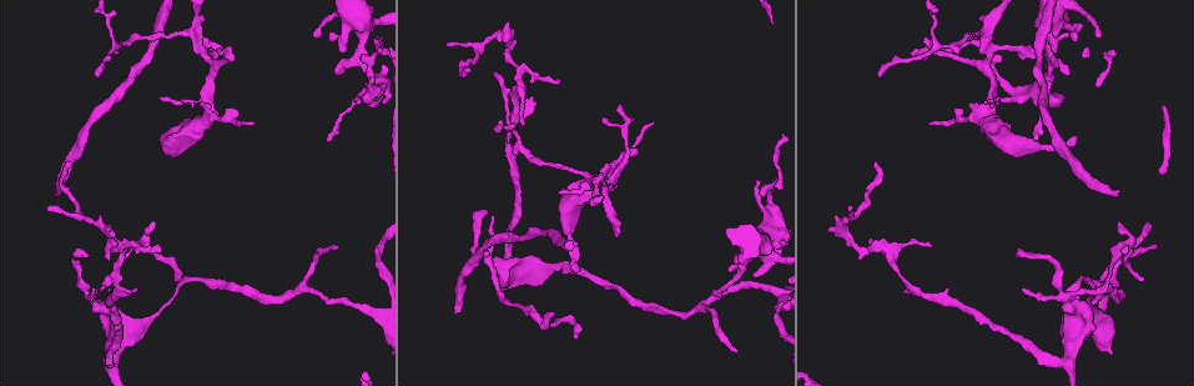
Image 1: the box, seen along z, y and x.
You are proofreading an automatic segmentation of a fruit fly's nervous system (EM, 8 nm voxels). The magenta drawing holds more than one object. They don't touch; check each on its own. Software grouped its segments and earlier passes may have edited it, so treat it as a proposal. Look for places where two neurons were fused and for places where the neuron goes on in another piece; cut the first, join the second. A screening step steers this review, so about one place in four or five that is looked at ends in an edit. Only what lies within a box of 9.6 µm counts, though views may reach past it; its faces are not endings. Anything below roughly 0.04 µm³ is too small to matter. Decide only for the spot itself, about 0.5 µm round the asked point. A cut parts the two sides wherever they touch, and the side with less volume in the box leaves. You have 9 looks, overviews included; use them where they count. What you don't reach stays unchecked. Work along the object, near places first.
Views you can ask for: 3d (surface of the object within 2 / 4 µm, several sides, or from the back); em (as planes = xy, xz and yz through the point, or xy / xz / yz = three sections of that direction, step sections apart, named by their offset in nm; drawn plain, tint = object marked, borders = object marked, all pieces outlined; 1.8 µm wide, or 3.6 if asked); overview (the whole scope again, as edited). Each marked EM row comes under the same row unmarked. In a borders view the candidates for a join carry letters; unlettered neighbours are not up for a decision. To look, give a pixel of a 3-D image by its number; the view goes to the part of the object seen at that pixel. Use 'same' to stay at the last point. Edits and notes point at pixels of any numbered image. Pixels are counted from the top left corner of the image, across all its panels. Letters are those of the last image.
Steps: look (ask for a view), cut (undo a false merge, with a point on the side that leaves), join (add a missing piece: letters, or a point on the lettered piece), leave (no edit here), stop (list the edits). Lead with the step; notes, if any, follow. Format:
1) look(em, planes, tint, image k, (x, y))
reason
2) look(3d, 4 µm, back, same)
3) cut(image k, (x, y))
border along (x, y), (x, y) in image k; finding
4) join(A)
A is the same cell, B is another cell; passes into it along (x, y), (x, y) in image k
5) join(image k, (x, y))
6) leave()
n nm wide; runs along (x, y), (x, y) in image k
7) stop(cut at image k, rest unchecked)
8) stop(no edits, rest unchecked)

look(em, planes, borders, image 1, (711, 291))

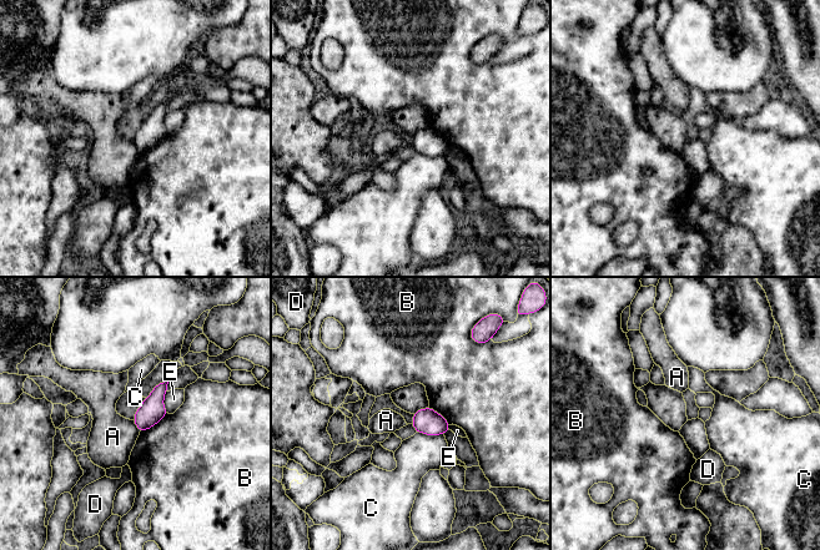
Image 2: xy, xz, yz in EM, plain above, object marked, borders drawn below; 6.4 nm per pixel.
leave()
160 nm wide; A, B, C, D and E are other cells; border along (132, 419), (140, 430) in image 2; no lettered piece goes on from it

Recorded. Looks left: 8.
look(em, 3.6 µm, planes, borders, image 1, (891, 250))
sharp bend

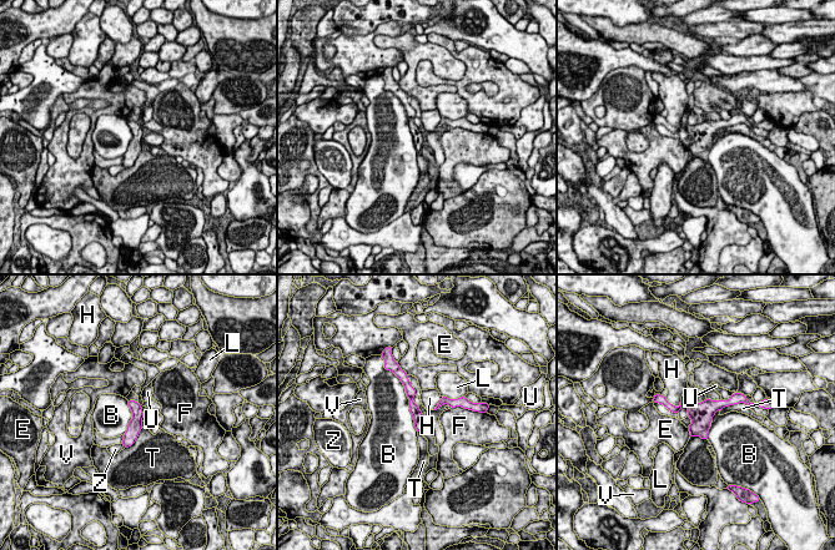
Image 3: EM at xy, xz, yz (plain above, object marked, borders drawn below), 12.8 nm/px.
leave()
B, E, F, H, L, T, U, V and Z are other cells; border along (127, 400), (131, 419), (122, 434) in image 3; continuous, no second neuron

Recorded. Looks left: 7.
look(3d, 2 µm, image 1, (1071, 295))

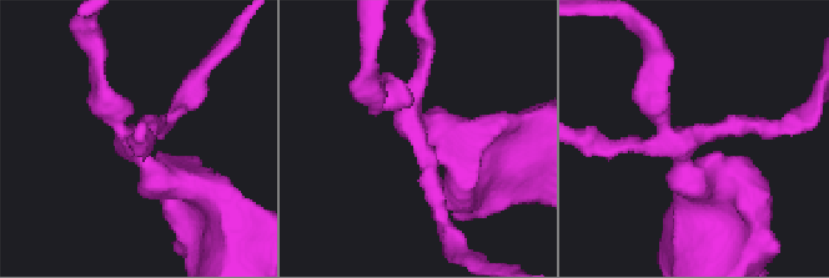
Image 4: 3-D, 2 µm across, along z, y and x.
look(em, 3.6 µm, yz, step 16, tint, image 4, (419, 142))
now the EM

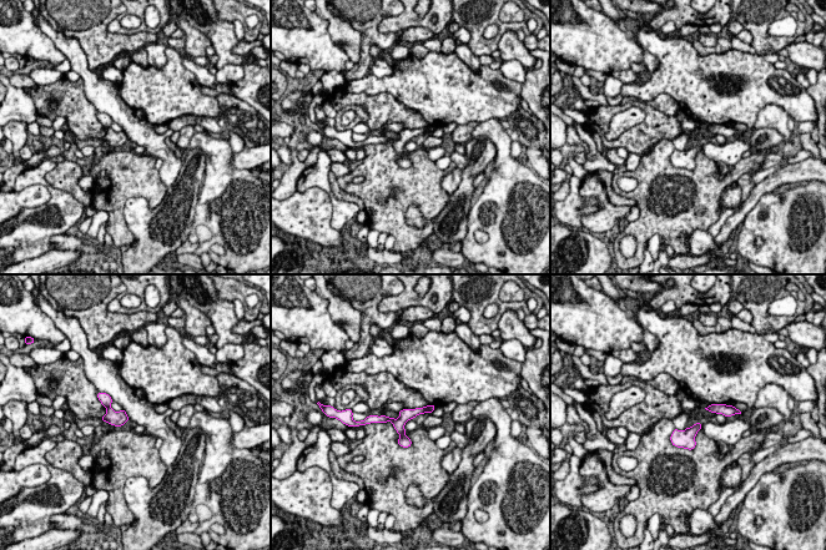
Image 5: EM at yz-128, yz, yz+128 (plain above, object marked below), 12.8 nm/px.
look(em, 3.6 µm, planes, borders, same)
another direction

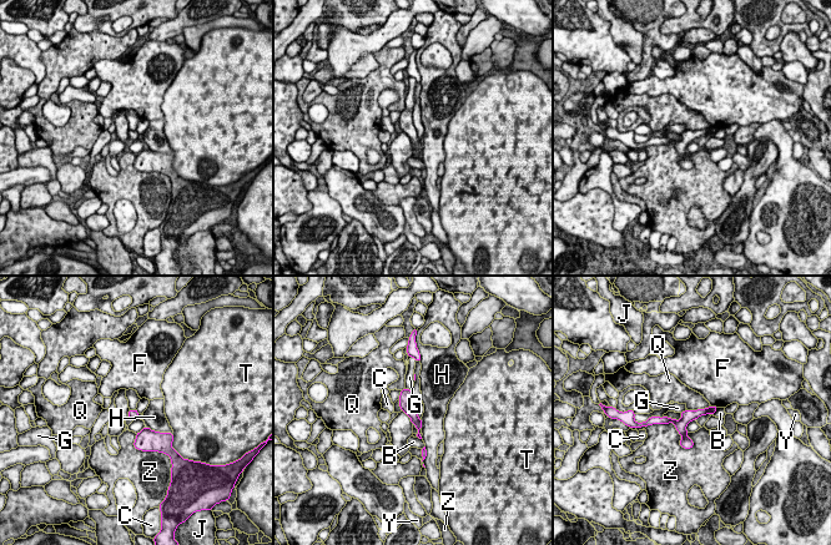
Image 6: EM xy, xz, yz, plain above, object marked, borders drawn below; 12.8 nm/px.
leave()
B, C, F, G, H, J, Q, T, Y and Z are other cells; border along (402, 410), (412, 424) in image 6; one neuron here

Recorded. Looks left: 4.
look(3d, 2 µm, image 1, (1143, 279))
an open end

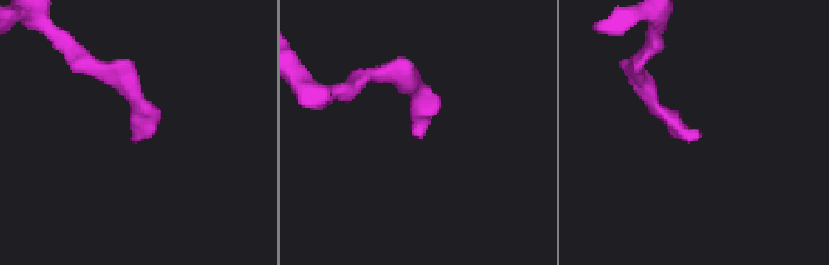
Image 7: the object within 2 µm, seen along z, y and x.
look(em, xy, step 16, borders, image 7, (137, 131))
now the EM

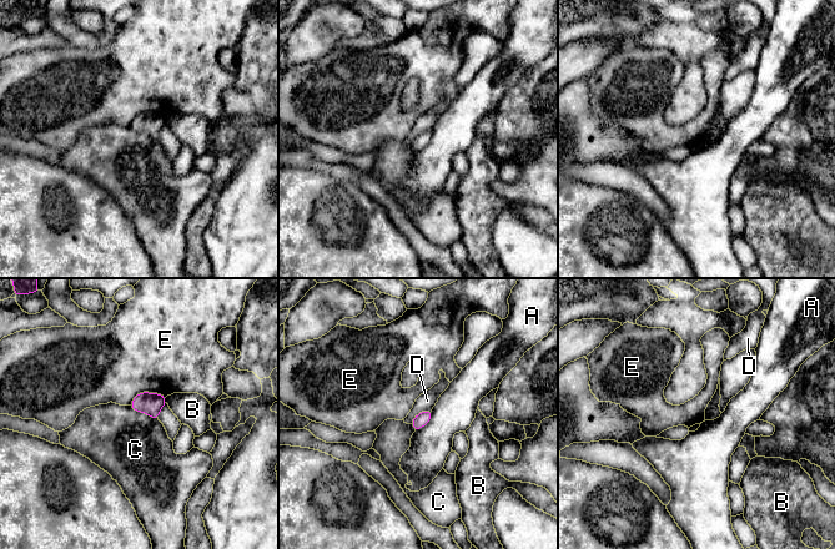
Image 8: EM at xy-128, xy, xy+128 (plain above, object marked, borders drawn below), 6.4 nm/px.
leave()
90 nm wide; A, B, C, D and E are other cells; border along (431, 409), (423, 409), (410, 423) in image 8; none of them fits

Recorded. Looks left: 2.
stop(no edits, rest unchecked)

